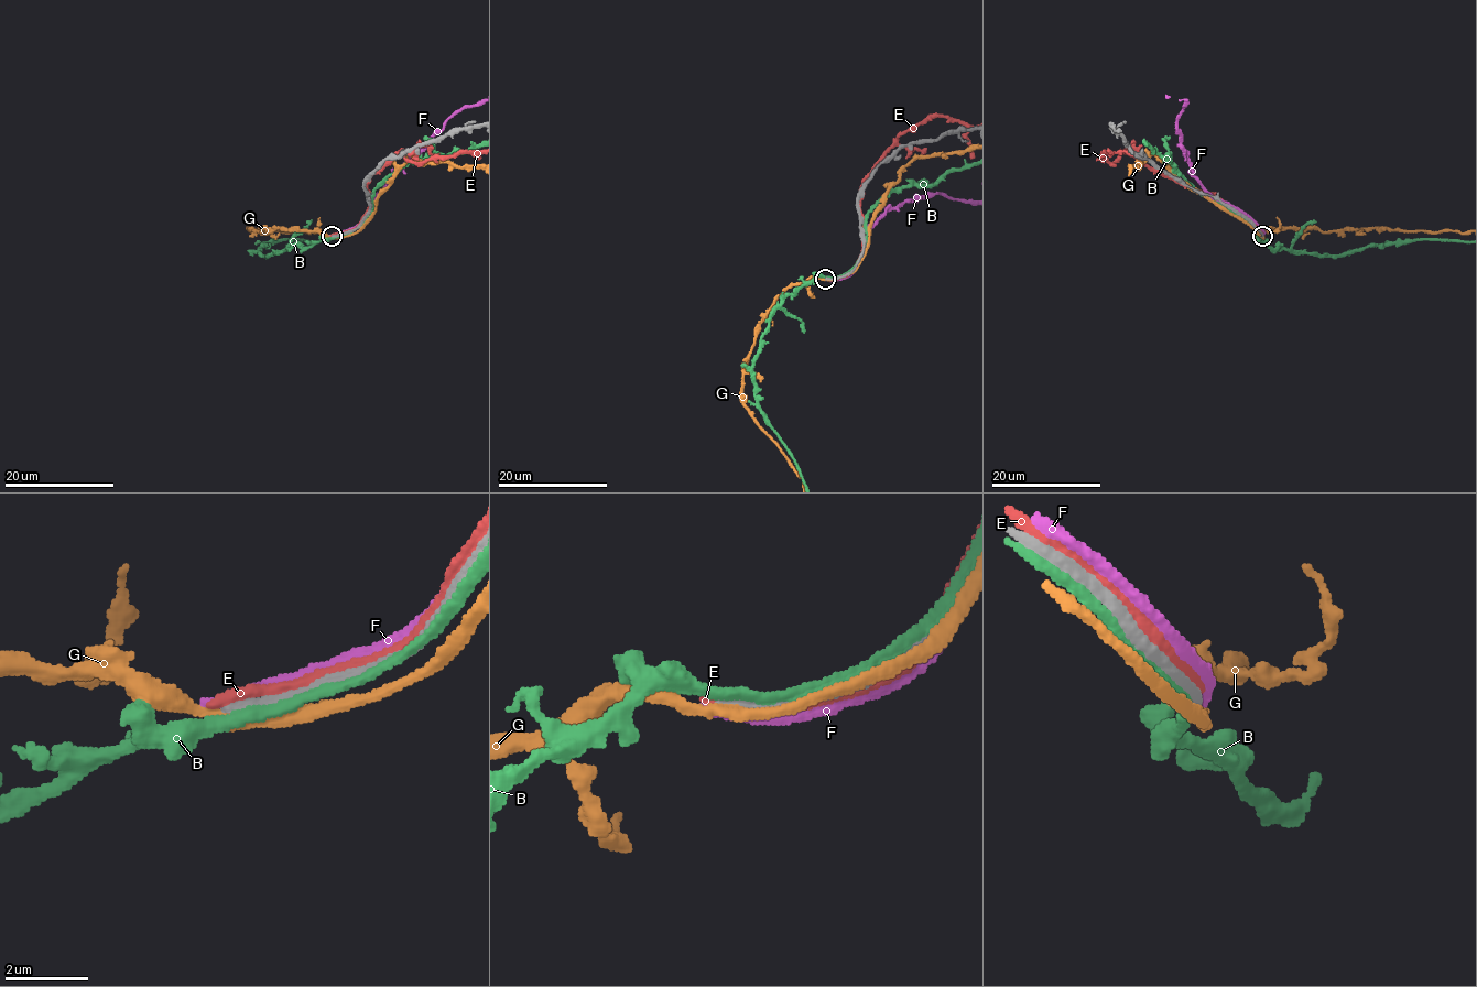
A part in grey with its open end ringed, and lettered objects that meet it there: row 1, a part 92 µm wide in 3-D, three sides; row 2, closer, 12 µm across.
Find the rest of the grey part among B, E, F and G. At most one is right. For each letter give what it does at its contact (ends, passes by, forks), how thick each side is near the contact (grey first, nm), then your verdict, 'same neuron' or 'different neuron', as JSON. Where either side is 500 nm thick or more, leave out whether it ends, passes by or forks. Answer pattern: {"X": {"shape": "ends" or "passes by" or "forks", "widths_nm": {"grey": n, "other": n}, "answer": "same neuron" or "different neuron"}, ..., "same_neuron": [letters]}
{"B": {"shape": "passes by", "widths_nm": {"grey": 240, "other": 240}, "answer": "different neuron"}, "E": {"shape": "passes by", "widths_nm": {"grey": 240, "other": 240}, "answer": "different neuron"}, "F": {"shape": "ends", "widths_nm": {"grey": 320, "other": 340}, "answer": "different neuron"}, "G": {"shape": "passes by", "widths_nm": {"grey": 340, "other": 280}, "answer": "different neuron"}, "same_neuron": []}

